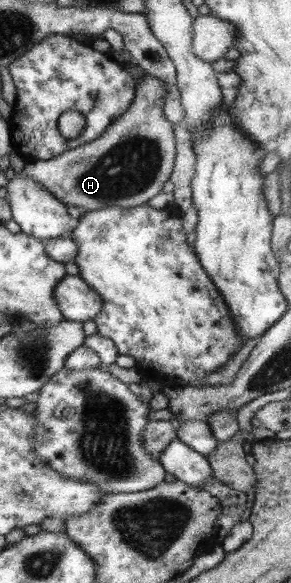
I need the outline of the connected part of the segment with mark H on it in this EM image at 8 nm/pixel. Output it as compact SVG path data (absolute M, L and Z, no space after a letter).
M142 72L142 80L137 80L134 99L129 108L112 125L109 125L103 134L77 148L72 148L49 160L28 161L22 172L35 182L38 182L45 191L61 203L77 206L82 211L106 206L120 206L123 208L138 207L146 204L157 194L162 192L163 185L170 180L175 160L175 135L173 125L165 118L164 102L166 84L147 72Z

